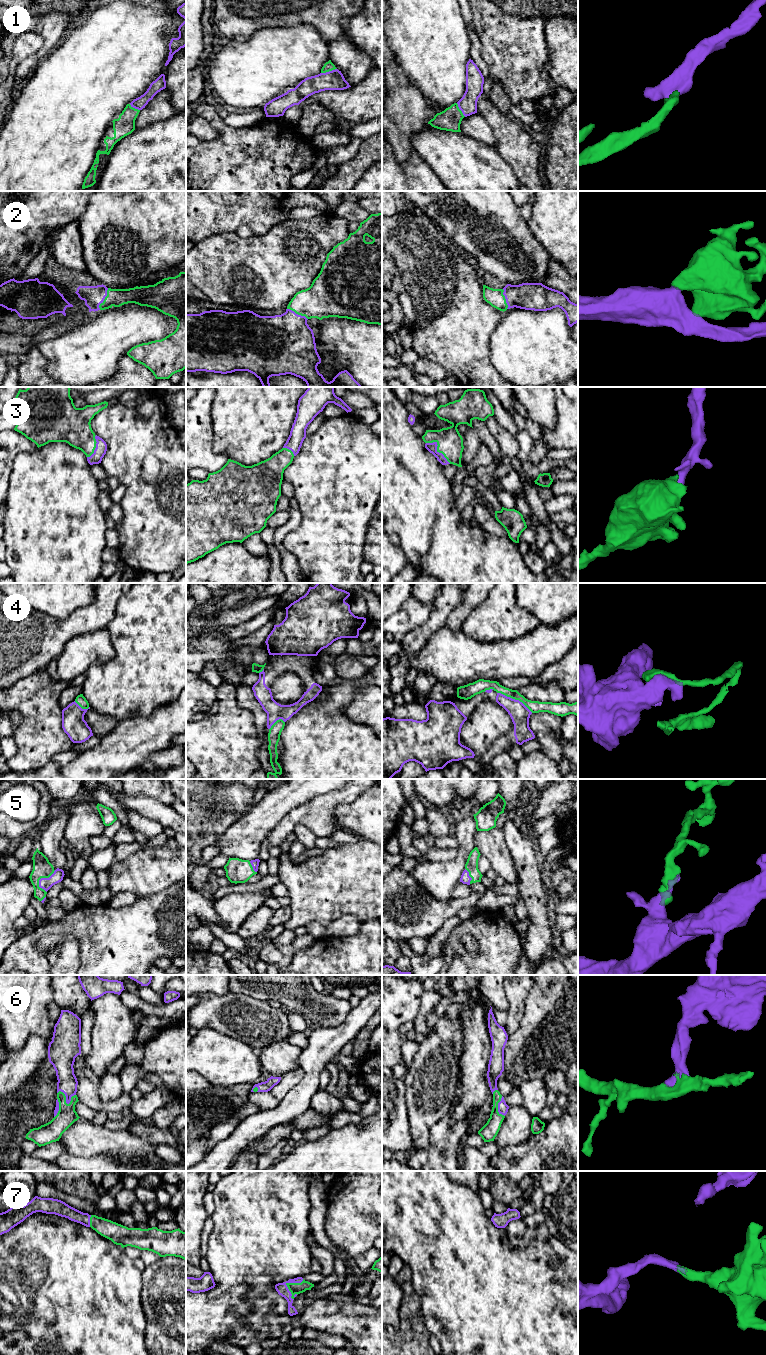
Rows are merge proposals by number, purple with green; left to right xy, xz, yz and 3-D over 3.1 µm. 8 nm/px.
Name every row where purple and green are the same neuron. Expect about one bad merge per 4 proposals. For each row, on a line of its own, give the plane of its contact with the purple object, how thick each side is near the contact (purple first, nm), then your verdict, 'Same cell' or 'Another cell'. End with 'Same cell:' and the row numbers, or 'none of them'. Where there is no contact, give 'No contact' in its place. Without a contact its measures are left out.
1: Touches purple in xz. Thickness 160 nm (purple) against 80 nm. Same cell
2: Touches purple in xy. Thickness 160 nm (purple) against 140 nm. Same cell
3: Touches purple in yz. Thickness 80 nm (purple) against 200 nm. Same cell
4: Touches purple in yz. Thickness 160 nm (purple) against 100 nm. Another cell
5: Touches purple in xy. Thickness 100 nm (purple) against 160 nm. Same cell
6: Touches purple in xy. Thickness 160 nm (purple) against 160 nm. Same cell
7: Touches purple in xz. Thickness 90 nm (purple) against 100 nm. Same cell
Same cell: 1, 2, 3, 5, 6, 7

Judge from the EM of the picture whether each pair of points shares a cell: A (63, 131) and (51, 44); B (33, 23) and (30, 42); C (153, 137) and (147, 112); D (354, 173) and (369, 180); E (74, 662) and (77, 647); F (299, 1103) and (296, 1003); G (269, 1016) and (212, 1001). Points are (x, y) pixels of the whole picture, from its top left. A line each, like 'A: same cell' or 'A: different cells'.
A: different cells
B: different cells
C: different cells
D: different cells
E: same cell
F: different cells
G: same cell

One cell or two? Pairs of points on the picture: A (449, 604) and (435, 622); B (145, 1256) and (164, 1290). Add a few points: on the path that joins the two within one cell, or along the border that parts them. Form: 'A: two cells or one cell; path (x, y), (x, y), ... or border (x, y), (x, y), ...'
A: one cell; path (445, 608), (438, 618)
B: two cells; border (160, 1257), (146, 1266)

